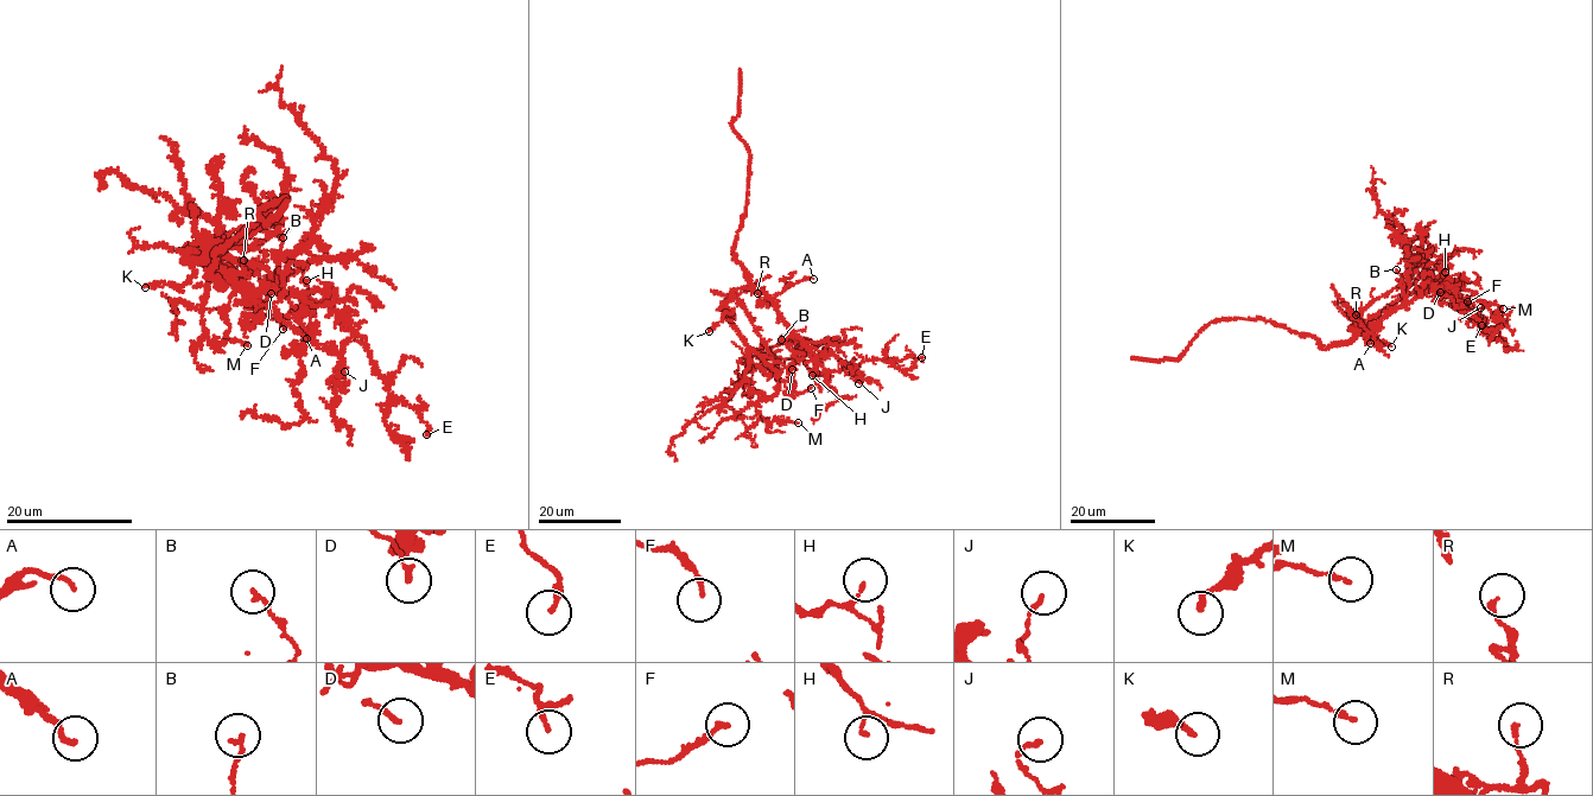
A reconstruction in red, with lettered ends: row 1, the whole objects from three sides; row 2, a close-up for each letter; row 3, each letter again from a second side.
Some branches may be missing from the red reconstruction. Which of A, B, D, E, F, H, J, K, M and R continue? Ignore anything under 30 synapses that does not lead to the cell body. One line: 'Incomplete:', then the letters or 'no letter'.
Incomplete: no letter

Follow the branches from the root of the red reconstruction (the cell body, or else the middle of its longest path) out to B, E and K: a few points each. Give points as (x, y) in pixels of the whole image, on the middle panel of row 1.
B: (750, 285), (759, 287), (775, 303), (789, 331), (786, 338), (781, 338), (785, 342), (781, 339)
E: (750, 285), (773, 299), (781, 316), (813, 354), (832, 355), (849, 365), (875, 358), (921, 357)
K: (750, 285), (737, 287), (731, 293), (727, 306), (732, 311), (724, 313), (709, 331)

